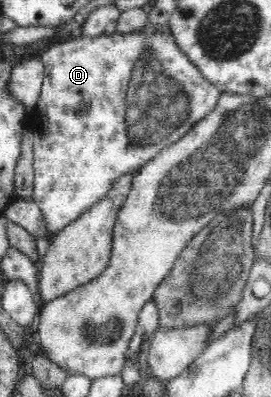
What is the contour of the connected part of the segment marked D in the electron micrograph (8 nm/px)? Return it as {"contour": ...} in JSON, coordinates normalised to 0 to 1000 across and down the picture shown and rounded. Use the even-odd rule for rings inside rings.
{"contour":[[[542,55],[524,73],[491,76],[446,86],[446,81],[417,81],[395,88],[369,88],[358,93],[306,93],[292,98],[255,96],[244,103],[196,108],[188,118],[173,118],[159,128],[159,174],[162,199],[155,209],[155,227],[144,242],[144,254],[125,275],[114,280],[103,315],[125,335],[122,375],[125,375],[125,481],[118,506],[144,521],[159,537],[159,559],[170,562],[173,584],[188,589],[214,589],[225,577],[273,564],[303,547],[306,534],[328,531],[332,521],[362,514],[380,504],[421,471],[424,453],[435,446],[498,441],[528,418],[565,406],[587,385],[631,363],[672,350],[690,332],[705,330],[734,302],[756,300],[760,290],[786,280],[793,262],[808,254],[812,229],[779,207],[756,199],[756,191],[690,149],[668,121],[653,121],[646,96],[631,91],[631,81],[616,73],[616,63],[590,78],[572,76],[572,63]]]}

